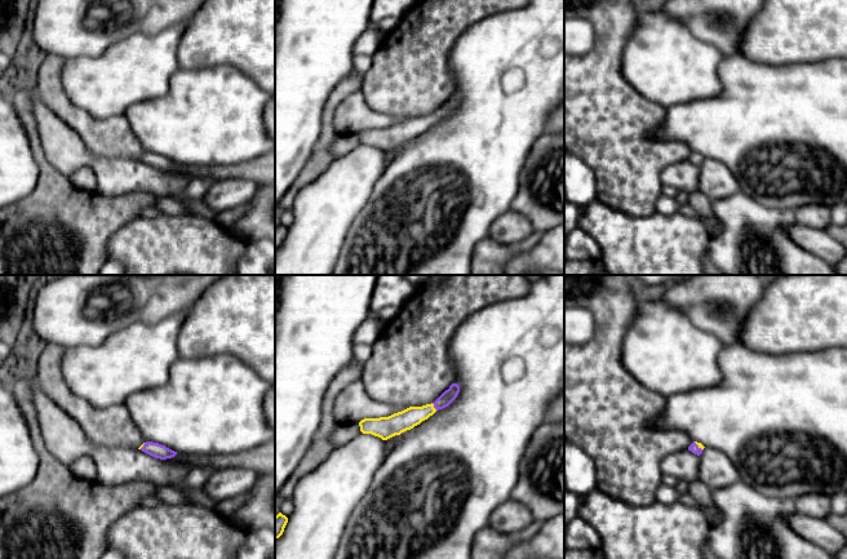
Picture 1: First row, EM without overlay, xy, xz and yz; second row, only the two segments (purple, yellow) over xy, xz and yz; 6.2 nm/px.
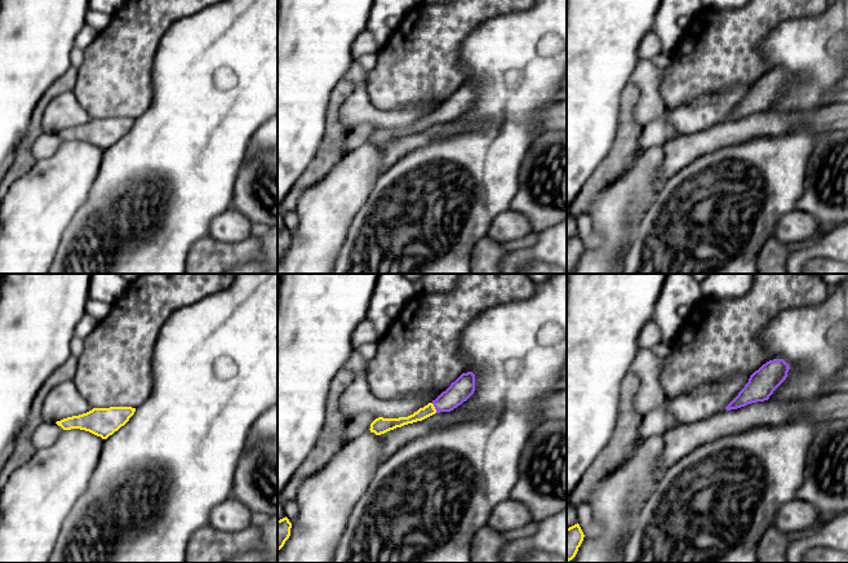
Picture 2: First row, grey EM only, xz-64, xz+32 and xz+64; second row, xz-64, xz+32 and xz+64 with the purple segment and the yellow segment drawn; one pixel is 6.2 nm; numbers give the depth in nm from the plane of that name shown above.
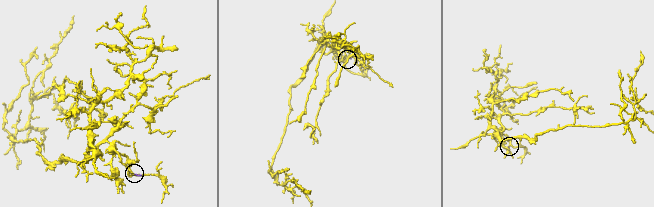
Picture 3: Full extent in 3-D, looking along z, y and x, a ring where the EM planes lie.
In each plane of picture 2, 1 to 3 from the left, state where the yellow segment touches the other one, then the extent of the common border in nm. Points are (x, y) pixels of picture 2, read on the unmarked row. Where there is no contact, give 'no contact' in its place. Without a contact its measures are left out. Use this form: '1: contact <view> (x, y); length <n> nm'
1: no contact
2: contact xz+32 (435, 119); length 70 nm
3: no contact

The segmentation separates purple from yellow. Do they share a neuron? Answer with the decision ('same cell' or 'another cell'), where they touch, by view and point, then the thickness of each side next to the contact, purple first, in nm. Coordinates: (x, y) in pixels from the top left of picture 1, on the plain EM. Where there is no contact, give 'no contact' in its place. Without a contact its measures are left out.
same cell; meets purple in xz at (434, 118); 80 nm thick on the purple side, 130 nm on the other

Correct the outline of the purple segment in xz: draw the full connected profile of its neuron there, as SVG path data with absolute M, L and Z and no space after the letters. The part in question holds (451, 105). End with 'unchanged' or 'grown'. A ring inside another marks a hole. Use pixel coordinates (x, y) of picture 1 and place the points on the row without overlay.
M452 94L434 114L422 117L409 117L389 128L364 129L359 133L363 145L372 145L387 151L395 146L413 139L422 132L427 130L436 121L448 117L458 106L460 97Z; grown

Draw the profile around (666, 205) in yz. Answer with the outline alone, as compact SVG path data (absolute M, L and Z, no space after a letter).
M661 194L655 204L655 208L656 212L670 216L678 212L678 201L675 198L669 198Z

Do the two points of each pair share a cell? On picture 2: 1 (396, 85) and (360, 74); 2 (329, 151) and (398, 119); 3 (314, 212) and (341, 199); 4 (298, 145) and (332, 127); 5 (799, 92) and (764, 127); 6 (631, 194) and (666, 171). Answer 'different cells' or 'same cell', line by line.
1: different cells
2: different cells
3: same cell
4: different cells
5: different cells
6: different cells

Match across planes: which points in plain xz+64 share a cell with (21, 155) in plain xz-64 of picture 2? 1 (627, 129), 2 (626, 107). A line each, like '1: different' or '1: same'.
1: same
2: same

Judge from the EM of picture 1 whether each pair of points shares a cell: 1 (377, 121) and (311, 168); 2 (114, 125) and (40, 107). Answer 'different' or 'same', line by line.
1: different
2: different

